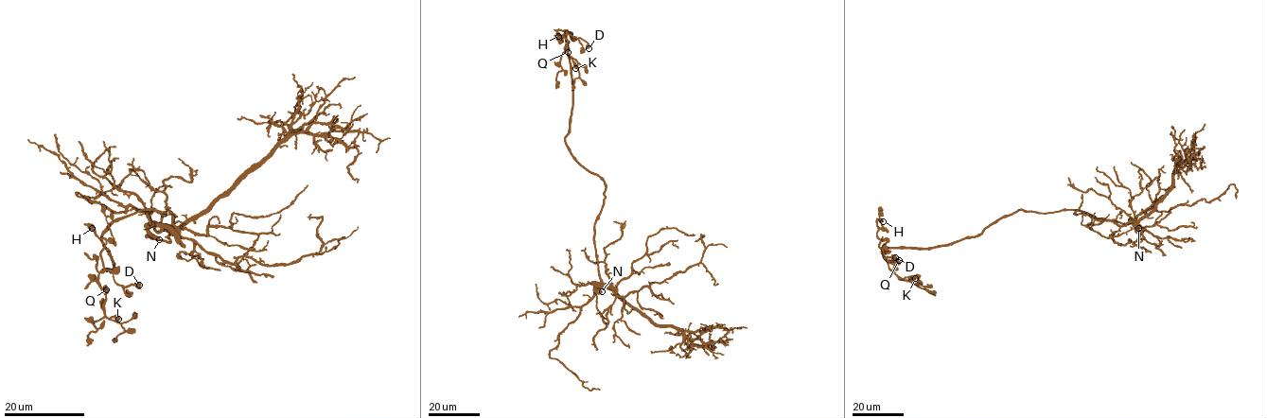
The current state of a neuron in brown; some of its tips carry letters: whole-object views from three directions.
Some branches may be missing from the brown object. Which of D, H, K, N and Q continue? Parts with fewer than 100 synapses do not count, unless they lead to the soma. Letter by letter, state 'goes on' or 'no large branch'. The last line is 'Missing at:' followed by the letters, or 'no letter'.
D: no large branch
H: no large branch
K: no large branch
N: goes on
Q: no large branch
Missing at: N

